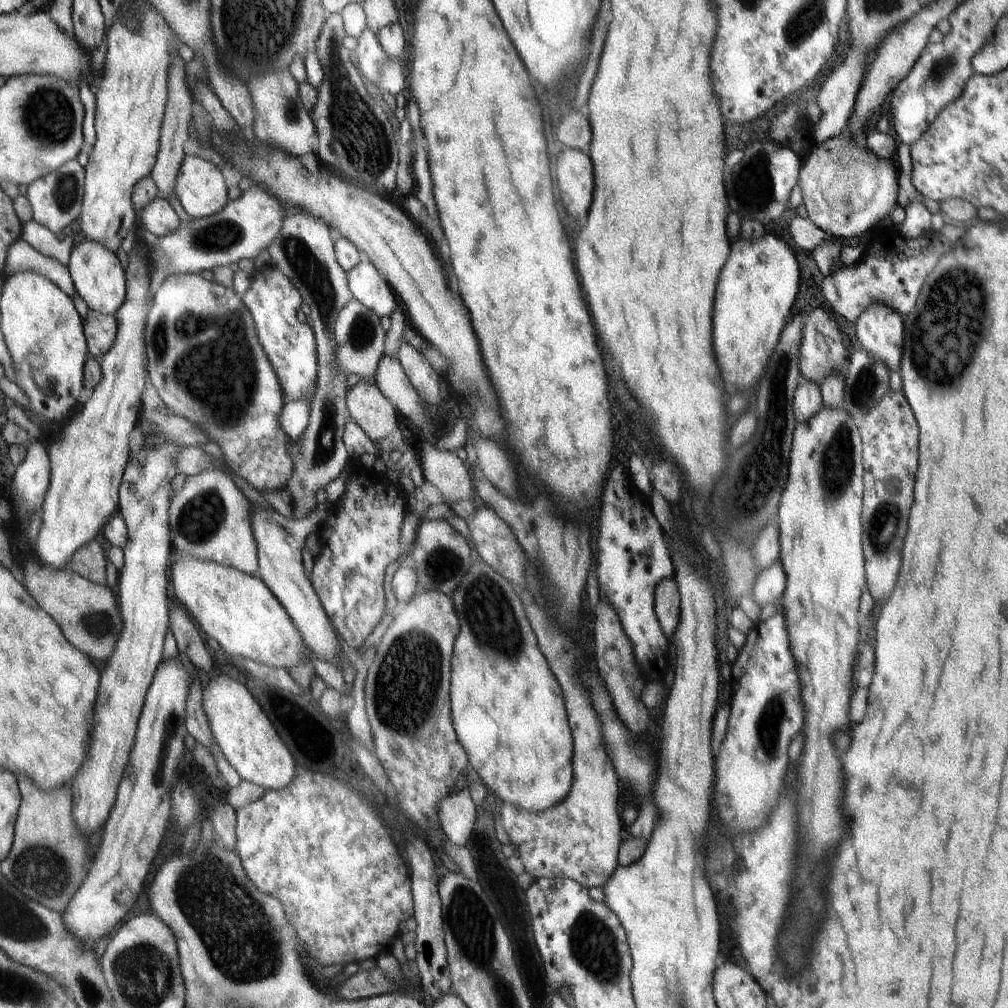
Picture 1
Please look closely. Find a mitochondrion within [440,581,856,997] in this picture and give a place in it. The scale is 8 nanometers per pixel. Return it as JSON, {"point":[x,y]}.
{"point":[593,943]}

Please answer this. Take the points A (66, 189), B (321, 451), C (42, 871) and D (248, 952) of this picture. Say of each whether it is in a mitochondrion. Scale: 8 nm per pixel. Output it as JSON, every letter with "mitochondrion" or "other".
{"A":"mitochondrion","B":"mitochondrion","C":"mitochondrion","D":"mitochondrion"}

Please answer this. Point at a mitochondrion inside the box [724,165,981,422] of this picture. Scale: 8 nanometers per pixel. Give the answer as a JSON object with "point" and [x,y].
{"point":[862,391]}

